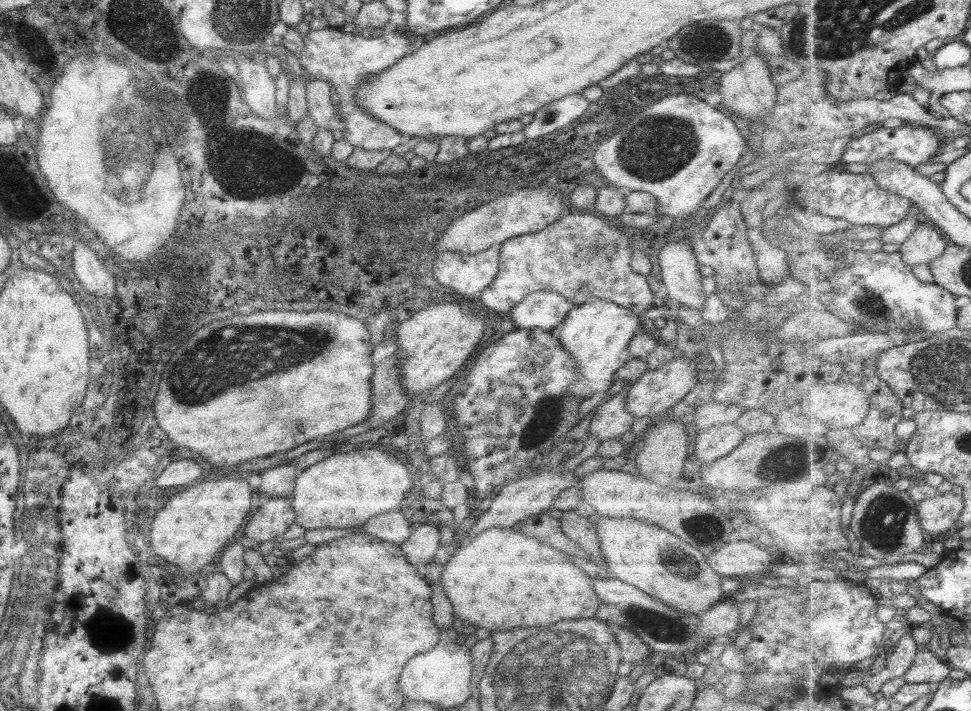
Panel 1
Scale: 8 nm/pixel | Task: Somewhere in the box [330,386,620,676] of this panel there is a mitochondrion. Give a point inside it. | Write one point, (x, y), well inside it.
(549, 414)

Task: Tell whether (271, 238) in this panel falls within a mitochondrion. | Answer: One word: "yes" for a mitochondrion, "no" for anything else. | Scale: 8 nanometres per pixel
yes

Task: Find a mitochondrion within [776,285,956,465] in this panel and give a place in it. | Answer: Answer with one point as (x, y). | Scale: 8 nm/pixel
(871, 302)

